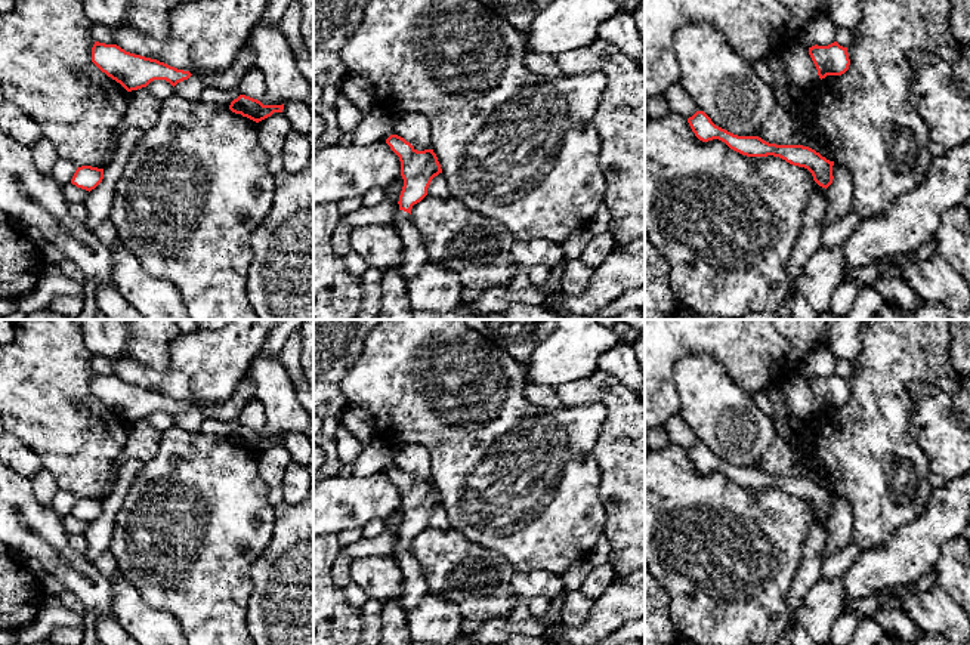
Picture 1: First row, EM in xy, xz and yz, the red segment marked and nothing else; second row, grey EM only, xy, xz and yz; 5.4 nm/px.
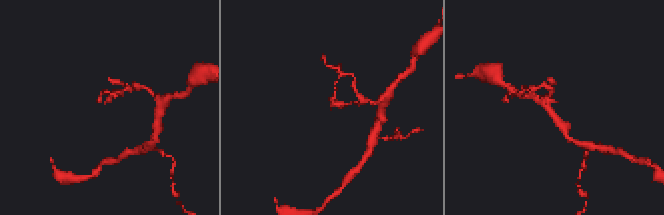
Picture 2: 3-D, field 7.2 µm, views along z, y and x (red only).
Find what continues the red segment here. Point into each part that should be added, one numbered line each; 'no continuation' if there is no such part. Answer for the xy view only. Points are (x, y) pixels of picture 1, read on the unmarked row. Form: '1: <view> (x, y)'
1: xy (99, 531)

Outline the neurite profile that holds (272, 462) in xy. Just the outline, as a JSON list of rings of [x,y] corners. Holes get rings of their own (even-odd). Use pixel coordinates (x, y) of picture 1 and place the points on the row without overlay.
[[[274,444],[271,448],[257,454],[259,475],[269,488],[278,487],[291,462],[288,450],[282,444]]]

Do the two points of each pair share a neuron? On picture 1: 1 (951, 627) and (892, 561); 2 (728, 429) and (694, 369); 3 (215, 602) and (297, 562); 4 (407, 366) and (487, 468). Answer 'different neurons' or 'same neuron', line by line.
1: different neurons
2: same neuron
3: different neurons
4: same neuron

